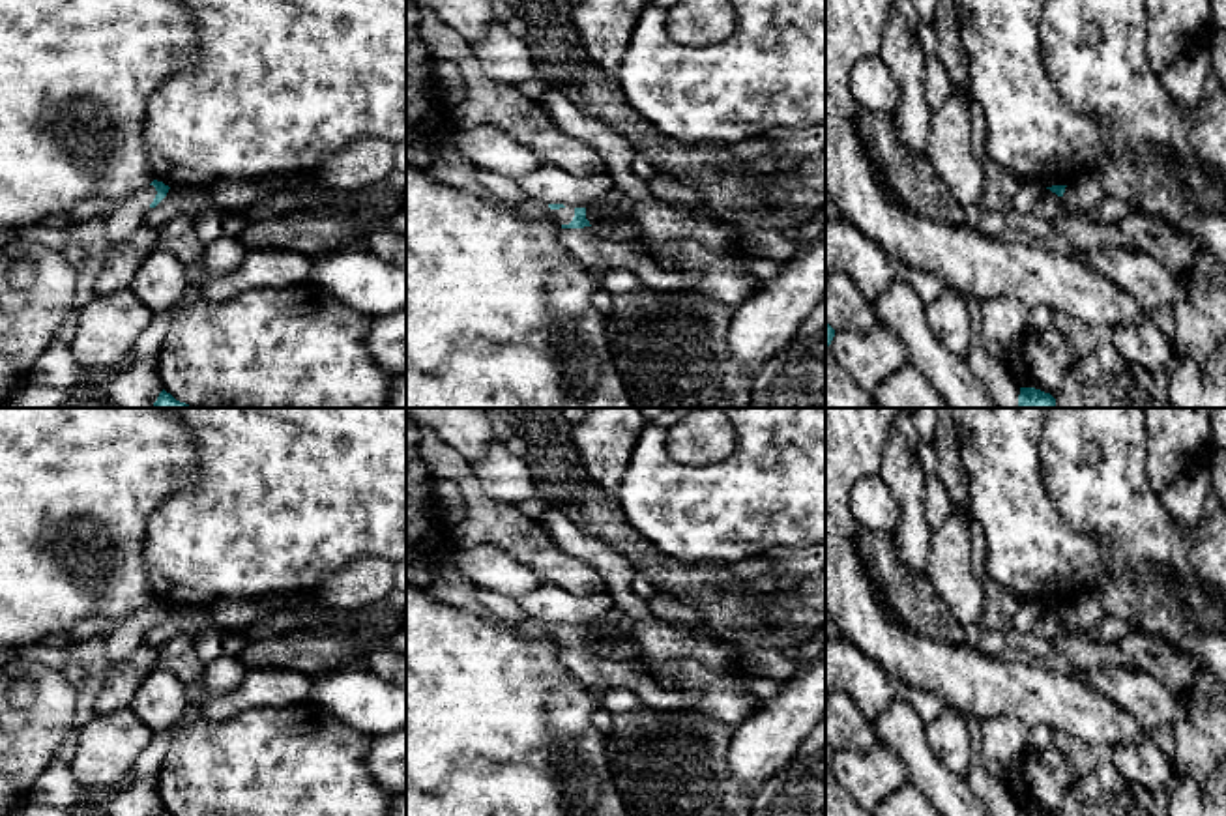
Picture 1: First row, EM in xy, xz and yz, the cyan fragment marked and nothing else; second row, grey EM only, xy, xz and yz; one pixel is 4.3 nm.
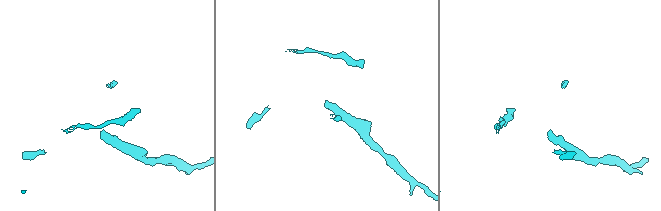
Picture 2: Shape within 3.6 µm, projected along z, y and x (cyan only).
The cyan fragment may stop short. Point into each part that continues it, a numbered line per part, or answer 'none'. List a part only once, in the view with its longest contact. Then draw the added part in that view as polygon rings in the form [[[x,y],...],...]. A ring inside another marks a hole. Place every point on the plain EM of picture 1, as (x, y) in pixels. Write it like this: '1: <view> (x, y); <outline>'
1: xy (128, 635); [[[148,605],[118,621],[118,627],[105,638],[109,668],[125,661],[140,644],[157,610]]]

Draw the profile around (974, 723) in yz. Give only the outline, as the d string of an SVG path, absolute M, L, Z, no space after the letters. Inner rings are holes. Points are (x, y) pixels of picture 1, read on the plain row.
M964 713L970 732L971 743L971 758L970 758L970 775L966 779L970 790L979 797L988 816L1018 816L1020 805L1013 797L1007 782L992 777L983 765L983 736L981 736L981 719Z

